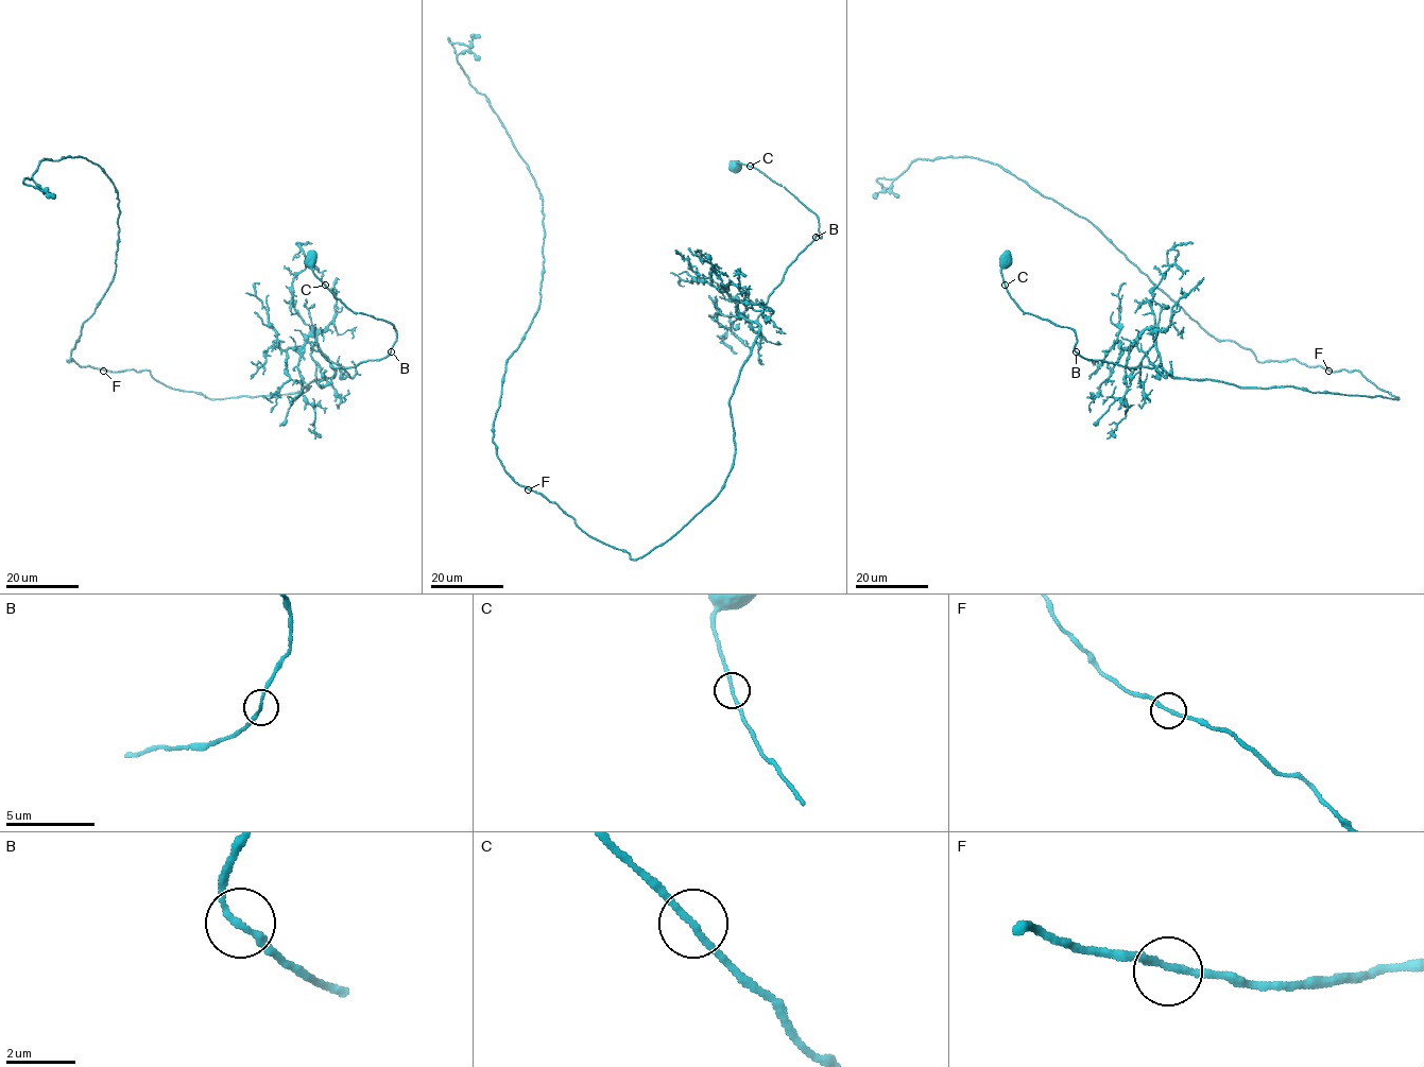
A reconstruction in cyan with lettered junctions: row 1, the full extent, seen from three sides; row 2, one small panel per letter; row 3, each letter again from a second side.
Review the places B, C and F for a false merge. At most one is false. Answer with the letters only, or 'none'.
none

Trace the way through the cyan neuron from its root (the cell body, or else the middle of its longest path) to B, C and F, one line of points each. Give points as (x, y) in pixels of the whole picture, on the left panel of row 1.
B: (141, 371), (210, 398), (277, 396), (331, 377), (332, 366), (390, 351)
C: (141, 371), (229, 398), (304, 392), (332, 366), (384, 358), (394, 326), (325, 285)
F: (141, 371), (103, 371)

